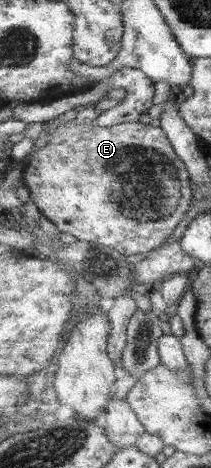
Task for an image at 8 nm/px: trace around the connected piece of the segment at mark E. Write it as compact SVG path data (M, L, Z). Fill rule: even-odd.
M72 120L64 125L52 126L49 137L50 140L48 140L46 146L35 152L32 158L28 160L27 166L20 169L17 174L24 182L29 193L30 202L34 203L41 214L47 218L48 222L54 224L60 232L69 233L78 240L111 247L124 255L138 255L141 258L160 247L174 233L174 229L180 225L180 221L184 219L186 212L193 206L195 193L193 192L192 175L182 161L177 149L174 149L173 143L161 125L152 127L150 124L138 121L122 122L110 127L100 125L96 120L90 124L76 124Z

